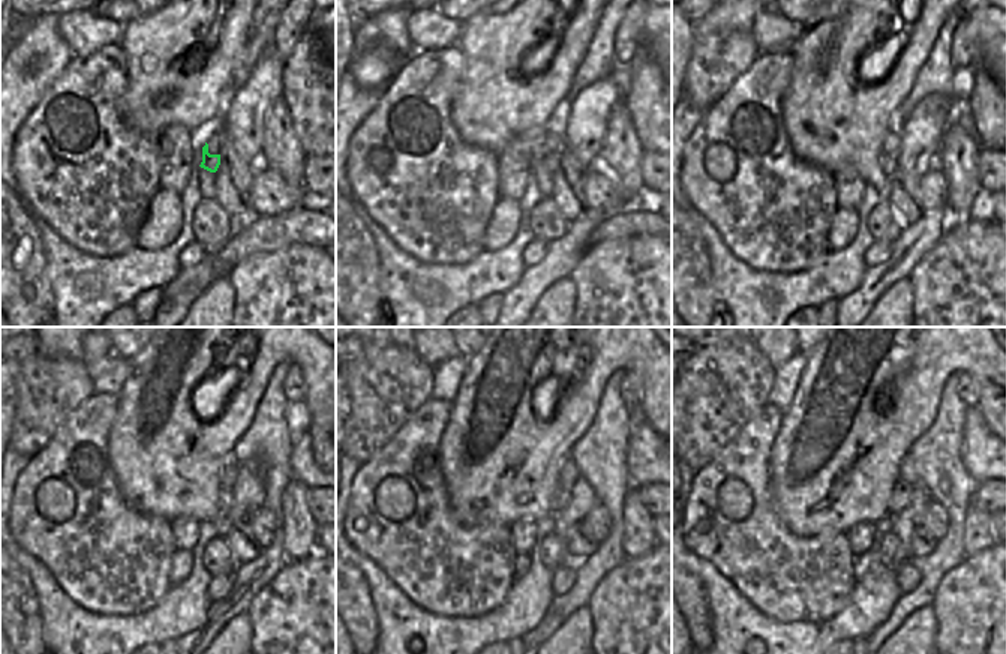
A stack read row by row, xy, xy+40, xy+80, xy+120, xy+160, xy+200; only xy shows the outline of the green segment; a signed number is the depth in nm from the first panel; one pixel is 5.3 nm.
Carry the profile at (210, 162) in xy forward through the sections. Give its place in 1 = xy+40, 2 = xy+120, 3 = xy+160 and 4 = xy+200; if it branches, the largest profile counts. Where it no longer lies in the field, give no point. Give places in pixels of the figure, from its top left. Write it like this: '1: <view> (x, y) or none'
1: xy+40 (550, 162)
2: xy+120 (225, 495)
3: xy+160 (561, 497)
4: xy+200 (901, 492)

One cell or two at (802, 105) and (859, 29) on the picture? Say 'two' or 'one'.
one

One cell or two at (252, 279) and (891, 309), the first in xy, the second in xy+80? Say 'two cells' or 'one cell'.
two cells

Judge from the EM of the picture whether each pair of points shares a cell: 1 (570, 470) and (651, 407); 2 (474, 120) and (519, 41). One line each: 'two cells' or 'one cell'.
1: two cells
2: one cell

